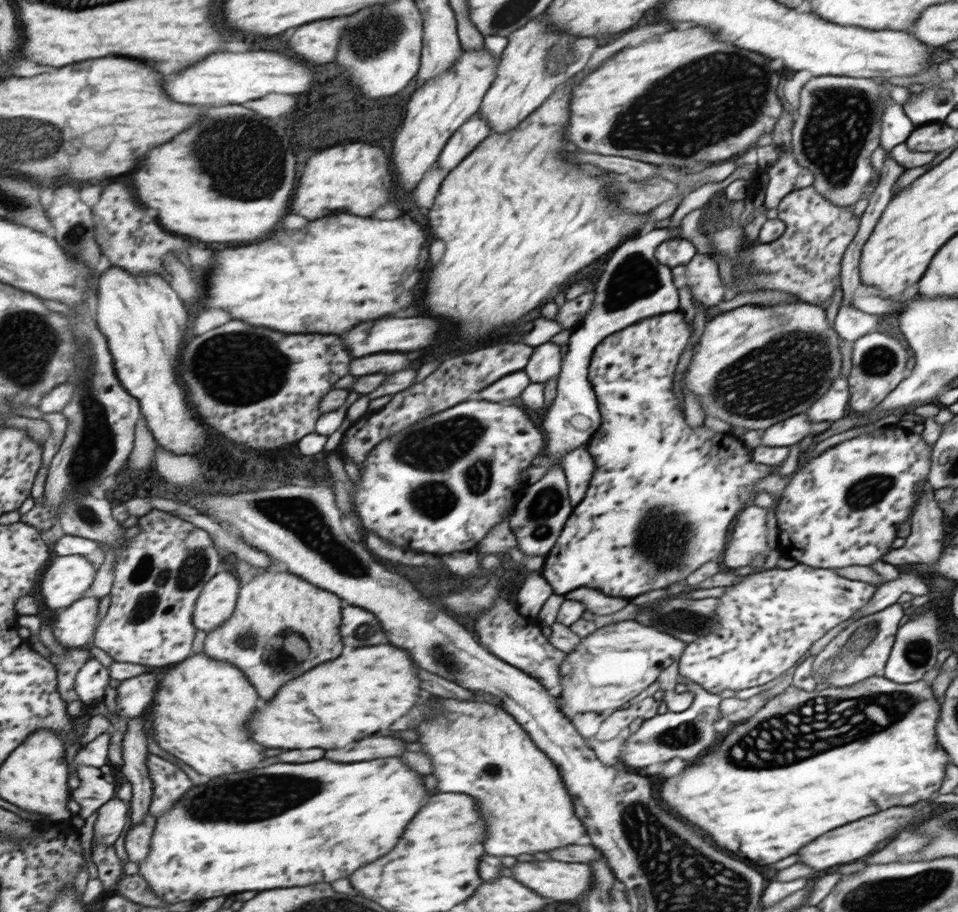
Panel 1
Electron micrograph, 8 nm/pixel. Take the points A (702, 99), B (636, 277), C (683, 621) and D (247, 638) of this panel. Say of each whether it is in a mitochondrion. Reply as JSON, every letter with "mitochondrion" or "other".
{"A":"mitochondrion","B":"mitochondrion","C":"mitochondrion","D":"mitochondrion"}

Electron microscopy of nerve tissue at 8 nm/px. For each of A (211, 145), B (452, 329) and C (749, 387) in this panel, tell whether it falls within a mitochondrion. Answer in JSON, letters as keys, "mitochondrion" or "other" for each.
{"A":"mitochondrion","B":"other","C":"mitochondrion"}

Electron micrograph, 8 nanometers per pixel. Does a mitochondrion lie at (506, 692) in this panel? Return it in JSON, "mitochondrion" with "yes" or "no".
{"mitochondrion":"yes"}

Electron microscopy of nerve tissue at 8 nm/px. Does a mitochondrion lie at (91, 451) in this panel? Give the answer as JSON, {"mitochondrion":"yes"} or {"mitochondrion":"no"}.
{"mitochondrion":"yes"}

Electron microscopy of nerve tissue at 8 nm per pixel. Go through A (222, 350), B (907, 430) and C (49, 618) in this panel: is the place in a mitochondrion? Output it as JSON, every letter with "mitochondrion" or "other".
{"A":"mitochondrion","B":"other","C":"other"}

